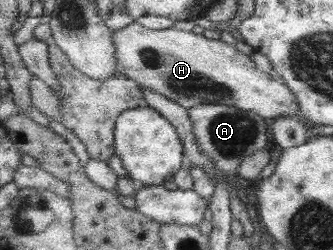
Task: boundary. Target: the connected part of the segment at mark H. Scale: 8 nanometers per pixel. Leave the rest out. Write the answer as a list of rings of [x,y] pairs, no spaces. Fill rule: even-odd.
[[[138,21],[129,24],[127,28],[113,30],[113,39],[117,45],[118,74],[124,74],[127,78],[137,82],[141,89],[149,88],[154,92],[159,92],[187,109],[210,103],[224,103],[241,110],[257,112],[266,120],[289,116],[300,118],[300,104],[297,103],[296,96],[292,94],[289,86],[273,80],[268,73],[259,70],[253,58],[237,50],[235,45],[230,46],[220,39],[205,38],[203,33],[195,34],[195,32],[185,31],[185,29],[178,30],[175,27],[151,30],[149,27],[141,26]]]

